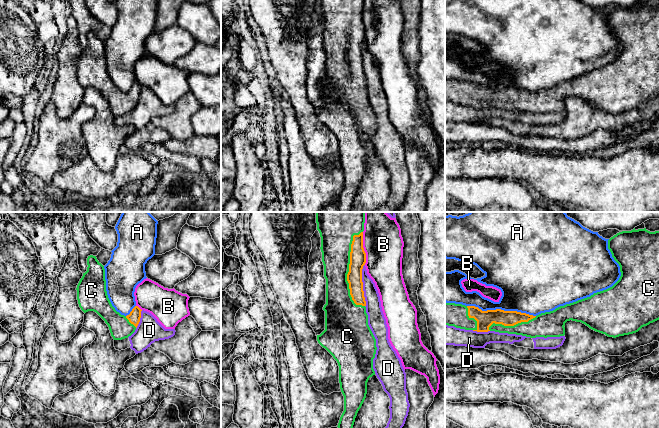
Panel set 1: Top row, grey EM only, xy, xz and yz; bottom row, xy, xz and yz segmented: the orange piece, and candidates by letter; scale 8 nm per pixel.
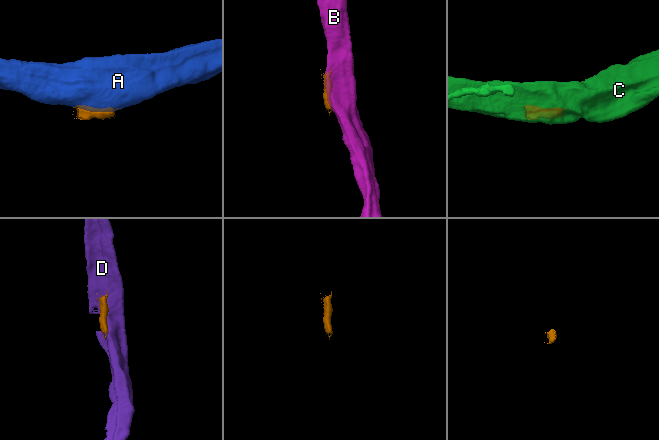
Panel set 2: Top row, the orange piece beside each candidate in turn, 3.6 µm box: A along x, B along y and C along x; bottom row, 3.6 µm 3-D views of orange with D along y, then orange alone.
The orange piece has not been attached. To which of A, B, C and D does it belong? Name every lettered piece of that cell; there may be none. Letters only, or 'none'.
C

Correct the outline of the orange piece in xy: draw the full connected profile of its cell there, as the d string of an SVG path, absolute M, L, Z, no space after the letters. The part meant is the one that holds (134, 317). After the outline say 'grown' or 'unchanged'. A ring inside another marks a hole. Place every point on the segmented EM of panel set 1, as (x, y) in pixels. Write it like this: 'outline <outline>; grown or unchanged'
outline M93 255L88 256L87 265L87 271L83 273L76 288L79 307L84 313L88 311L96 312L108 325L111 336L114 340L128 338L135 332L140 322L142 310L138 306L135 306L127 316L121 315L117 312L107 295L104 266L97 260L96 256Z; grown

